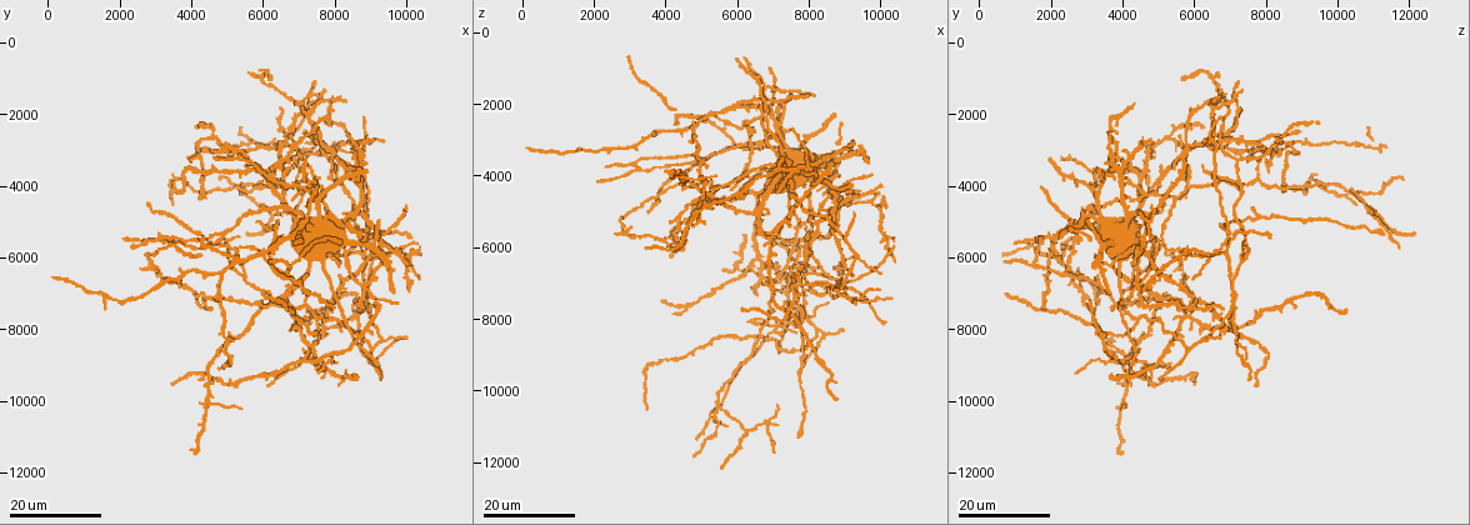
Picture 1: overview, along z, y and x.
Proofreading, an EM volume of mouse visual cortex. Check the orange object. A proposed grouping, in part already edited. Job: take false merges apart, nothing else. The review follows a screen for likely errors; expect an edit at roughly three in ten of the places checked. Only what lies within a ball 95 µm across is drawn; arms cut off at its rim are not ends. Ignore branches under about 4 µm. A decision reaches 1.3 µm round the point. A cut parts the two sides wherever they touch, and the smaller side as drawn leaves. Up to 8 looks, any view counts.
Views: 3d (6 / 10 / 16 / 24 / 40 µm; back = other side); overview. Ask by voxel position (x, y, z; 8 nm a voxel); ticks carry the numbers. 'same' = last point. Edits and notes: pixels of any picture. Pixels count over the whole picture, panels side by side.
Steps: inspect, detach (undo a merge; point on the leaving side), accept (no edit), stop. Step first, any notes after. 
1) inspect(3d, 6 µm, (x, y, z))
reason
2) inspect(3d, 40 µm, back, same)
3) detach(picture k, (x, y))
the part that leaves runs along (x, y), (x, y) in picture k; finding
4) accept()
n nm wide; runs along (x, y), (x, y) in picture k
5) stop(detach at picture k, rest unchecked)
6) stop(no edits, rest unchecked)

inspect(3d, 16 µm, (8300, 5900, 4900))
two arms in line, one across

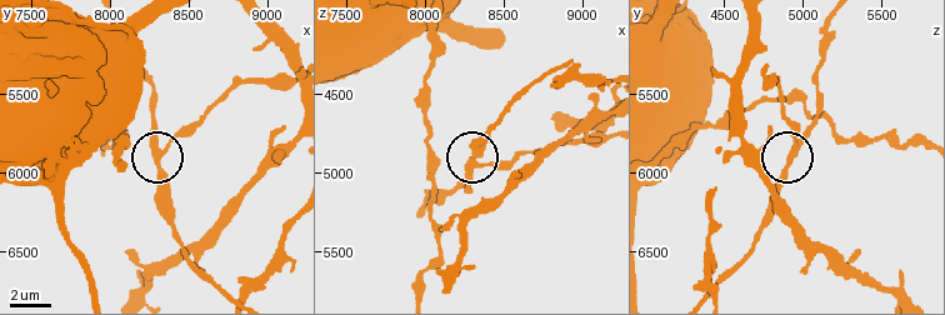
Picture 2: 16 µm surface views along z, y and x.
inspect(3d, 10 µm, (8300, 5860, 4940))

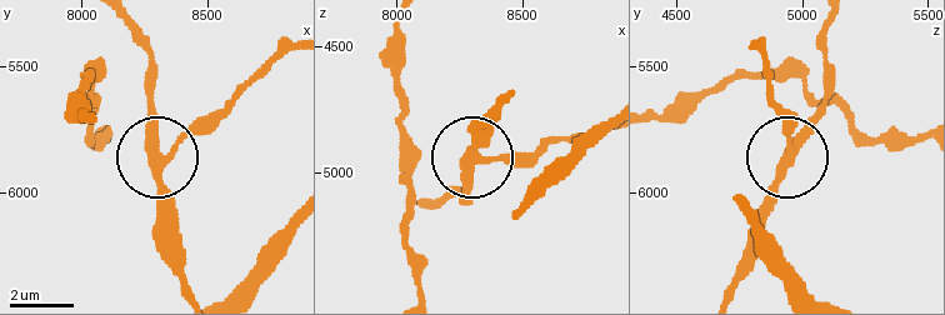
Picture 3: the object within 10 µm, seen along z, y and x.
accept()
runs along (190, 289), (171, 248), (160, 163), (216, 114) in picture 3; one neuron here

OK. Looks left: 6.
inspect(3d, 24 µm, (8000, 8800, 3700))
thick turns thin

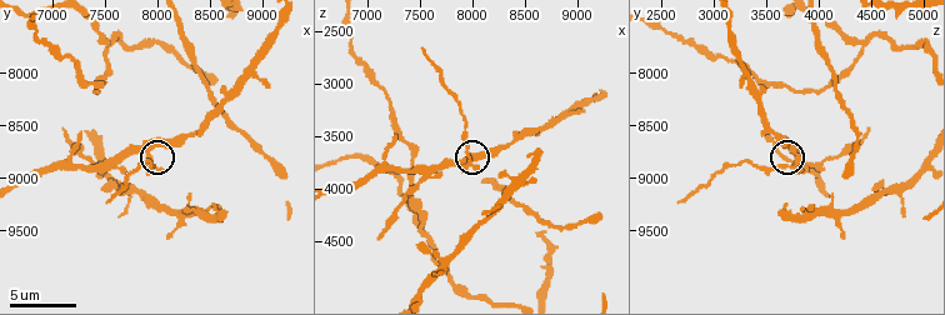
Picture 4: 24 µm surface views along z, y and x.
inspect(3d, 10 µm, (7960, 8900, 3720))
zoom in

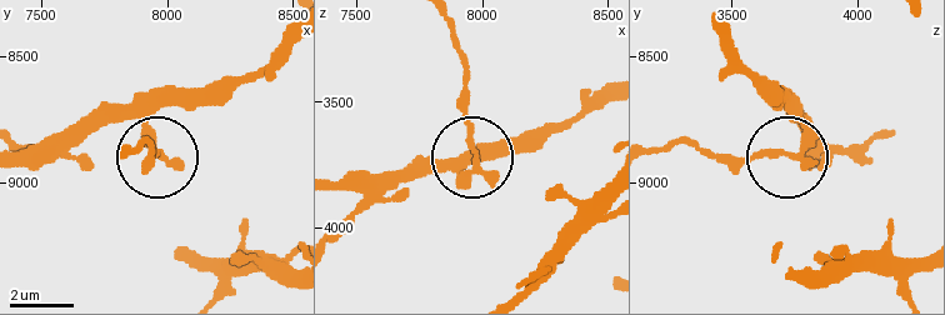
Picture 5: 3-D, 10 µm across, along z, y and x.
detach(picture 5, (465, 119))
the part that leaves runs along (475, 163), (466, 76), (448, 20) in picture 5; a second neuron is stuck on

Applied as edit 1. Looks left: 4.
inspect(overview)

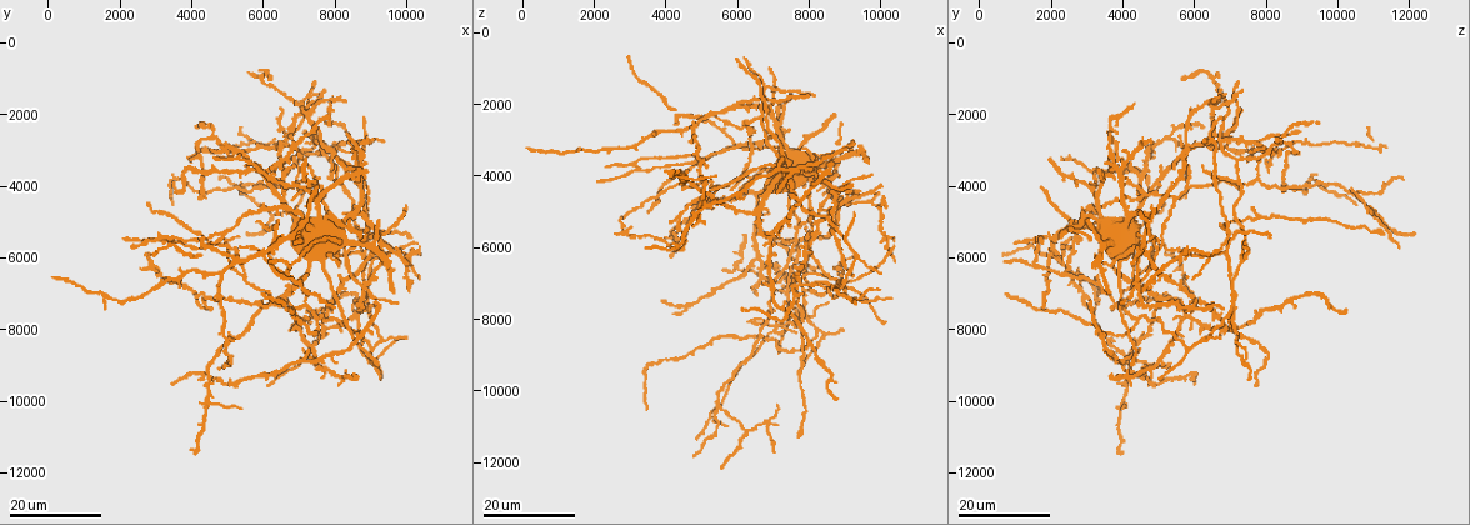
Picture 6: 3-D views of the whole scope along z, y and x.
inspect(3d, 24 µm, (7600, 2700, 6700))

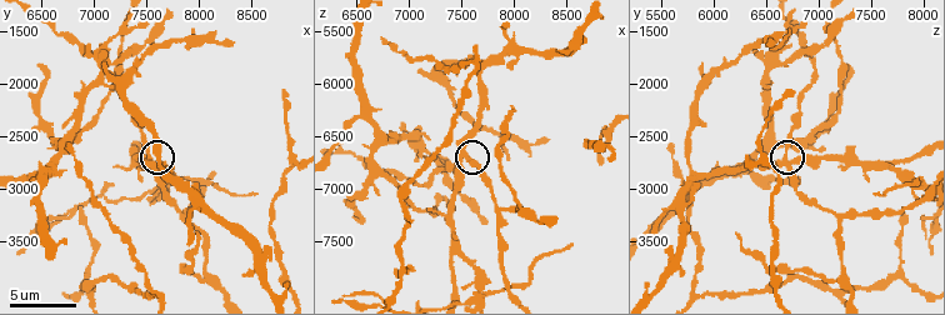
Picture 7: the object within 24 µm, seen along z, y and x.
inspect(3d, 6 µm, (7520, 2740, 6680))

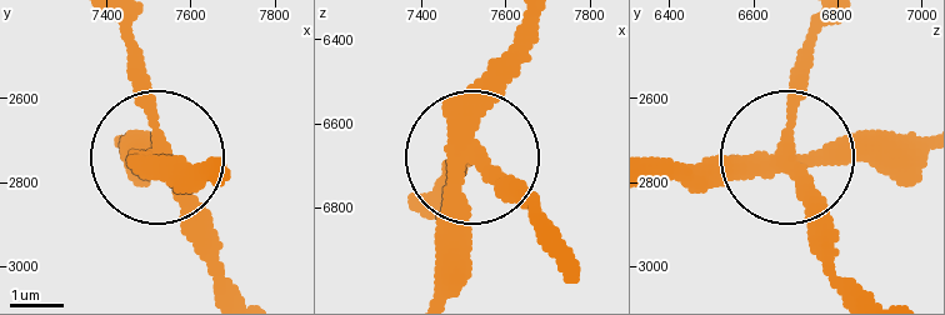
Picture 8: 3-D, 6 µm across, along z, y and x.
accept()
330 nm wide; one neuron here

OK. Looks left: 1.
inspect(3d, 6 µm, (7740, 2940, 8020))
three arms meet

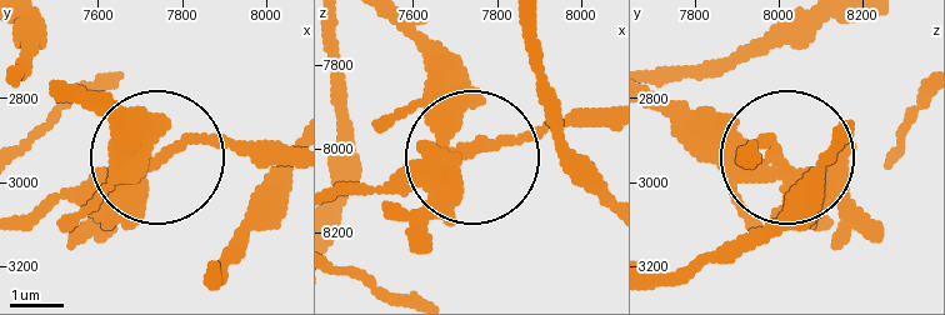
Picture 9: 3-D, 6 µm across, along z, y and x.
detach(picture 9, (184, 141))
3 arms; the part that leaves runs along (115, 191), (26, 214) in picture 9; two neurons meet here

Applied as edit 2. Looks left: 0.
stop(detach at picture 5, detach at picture 9, rest unchecked)

